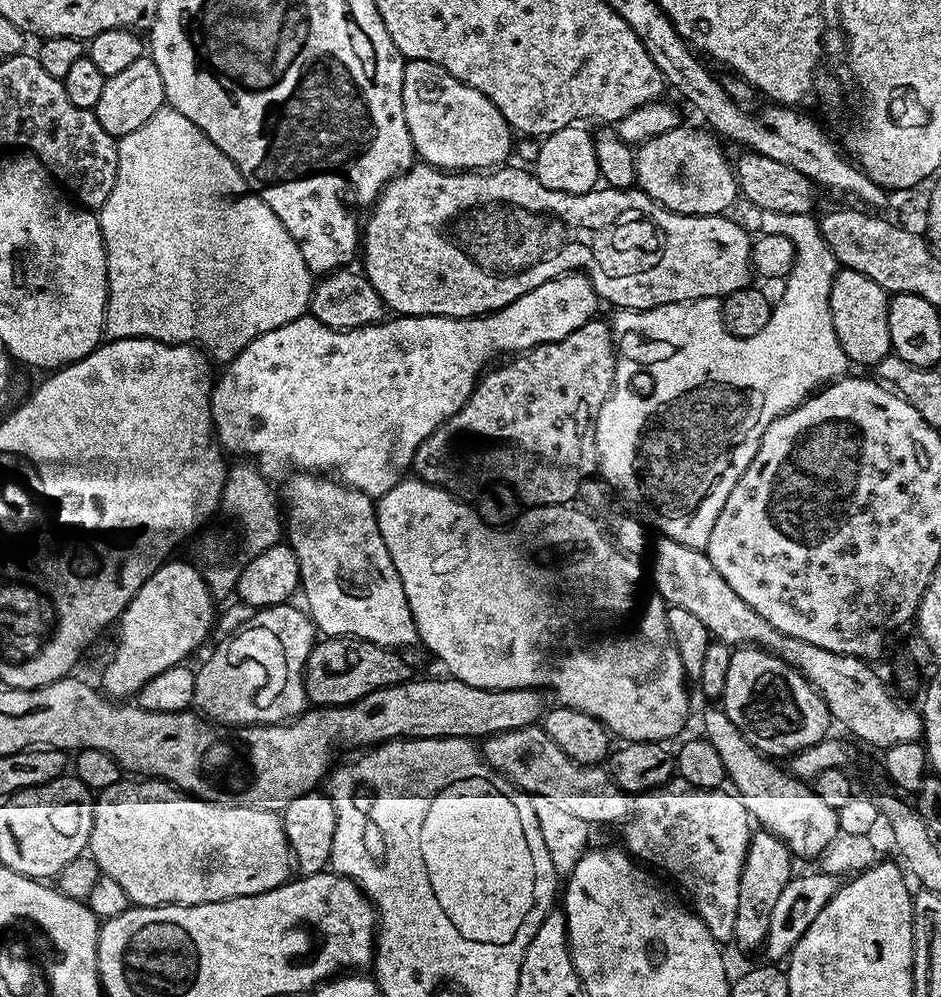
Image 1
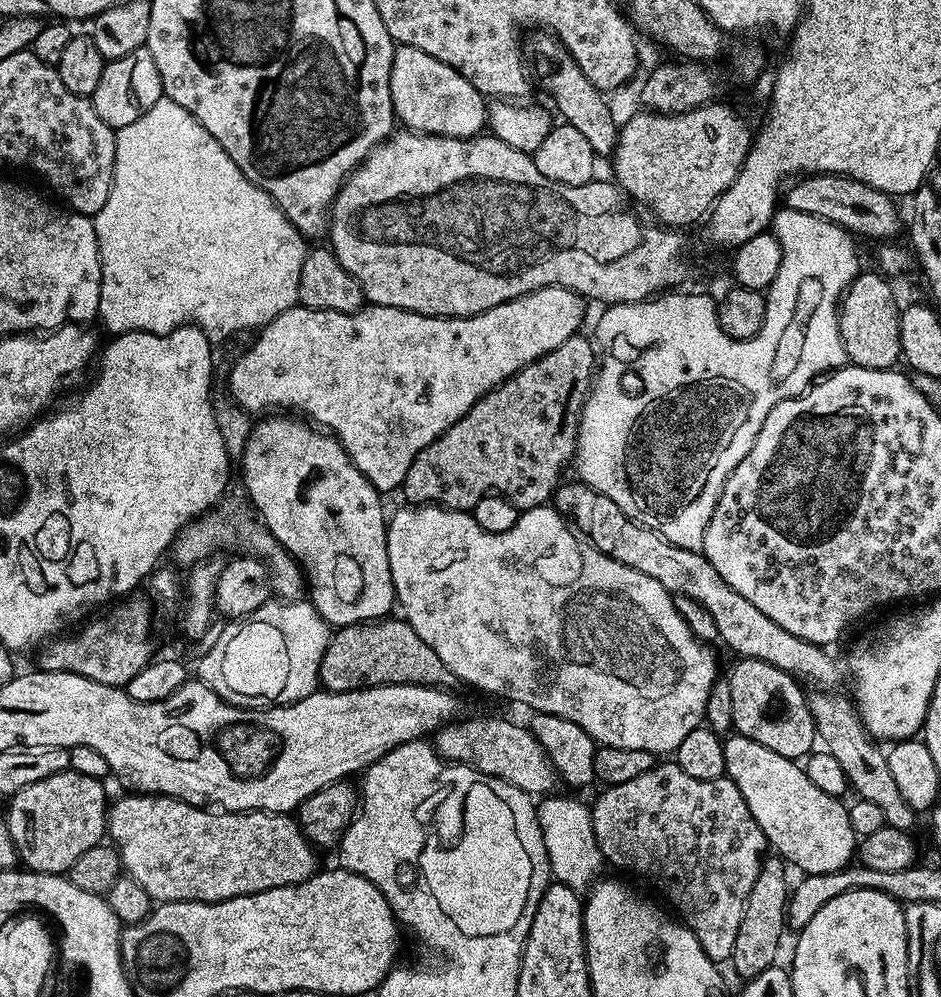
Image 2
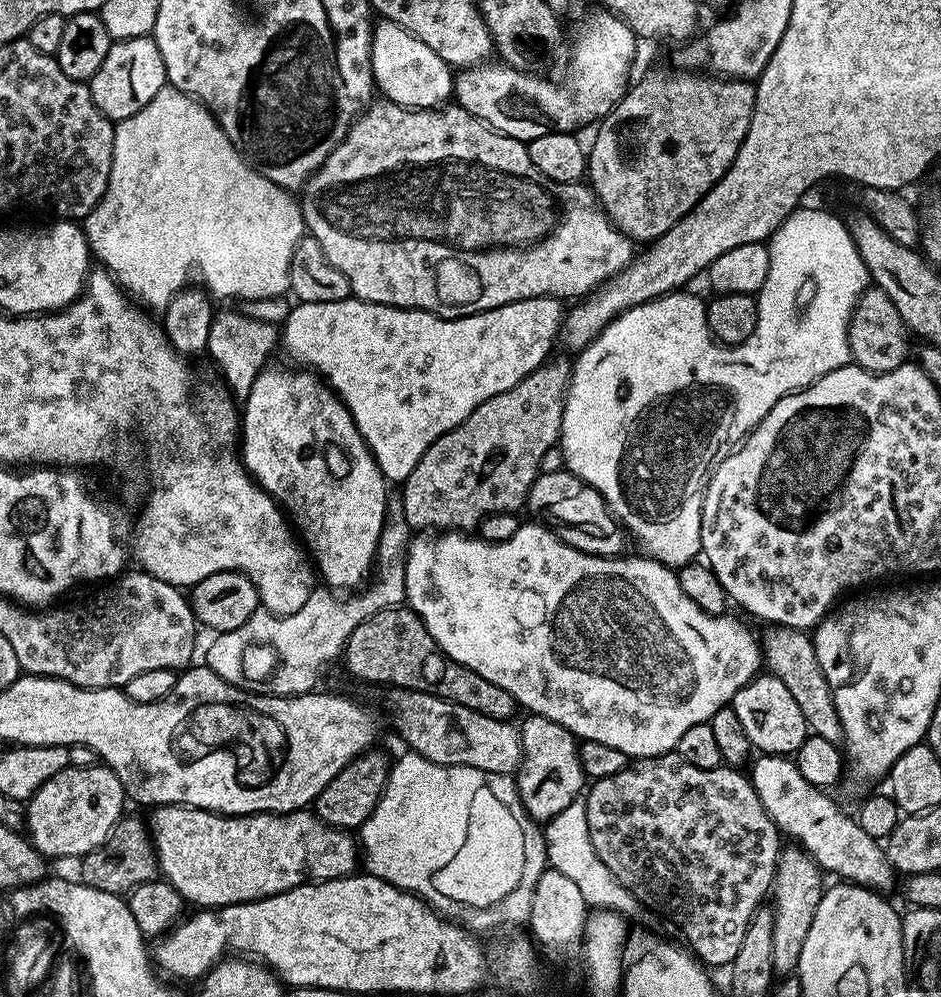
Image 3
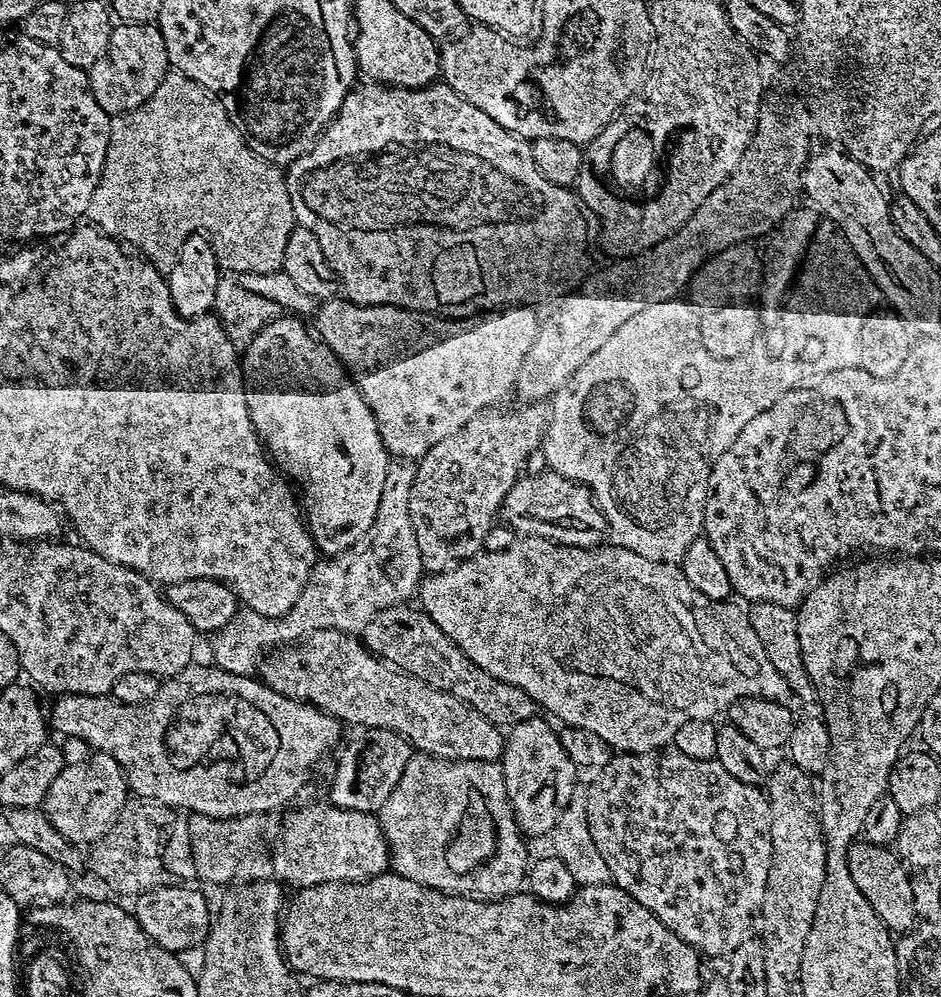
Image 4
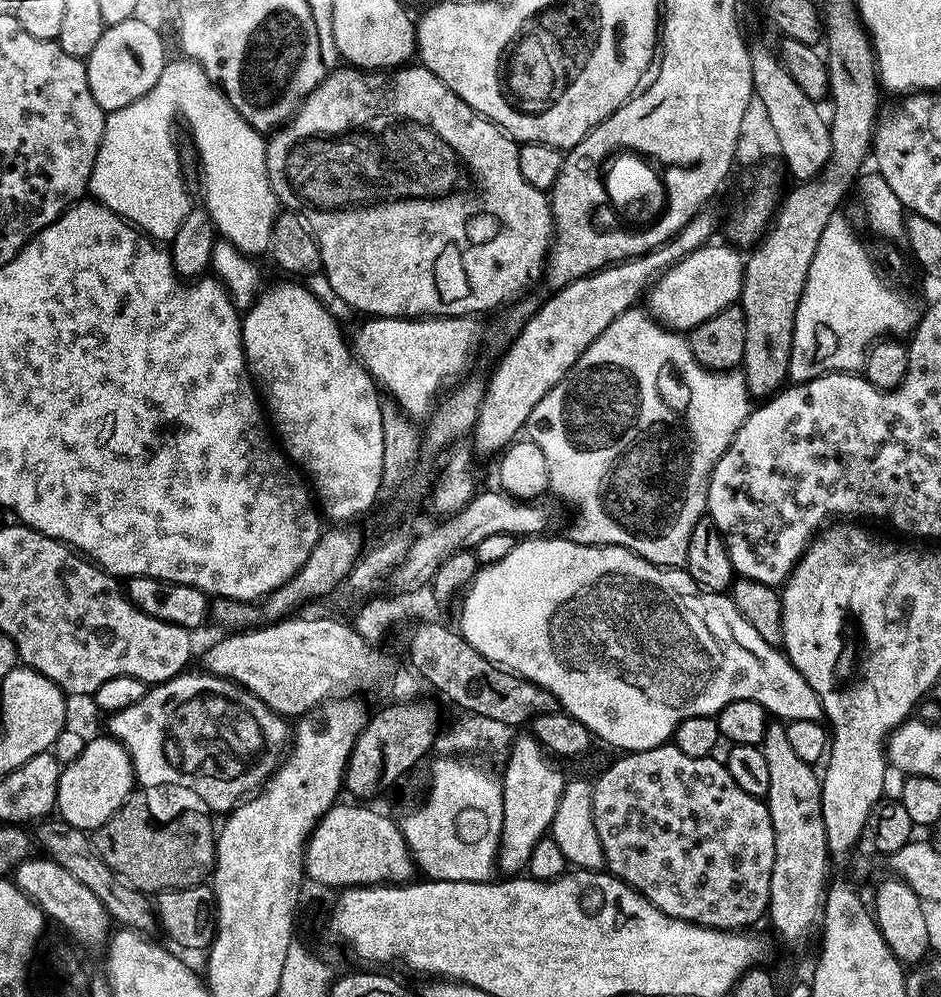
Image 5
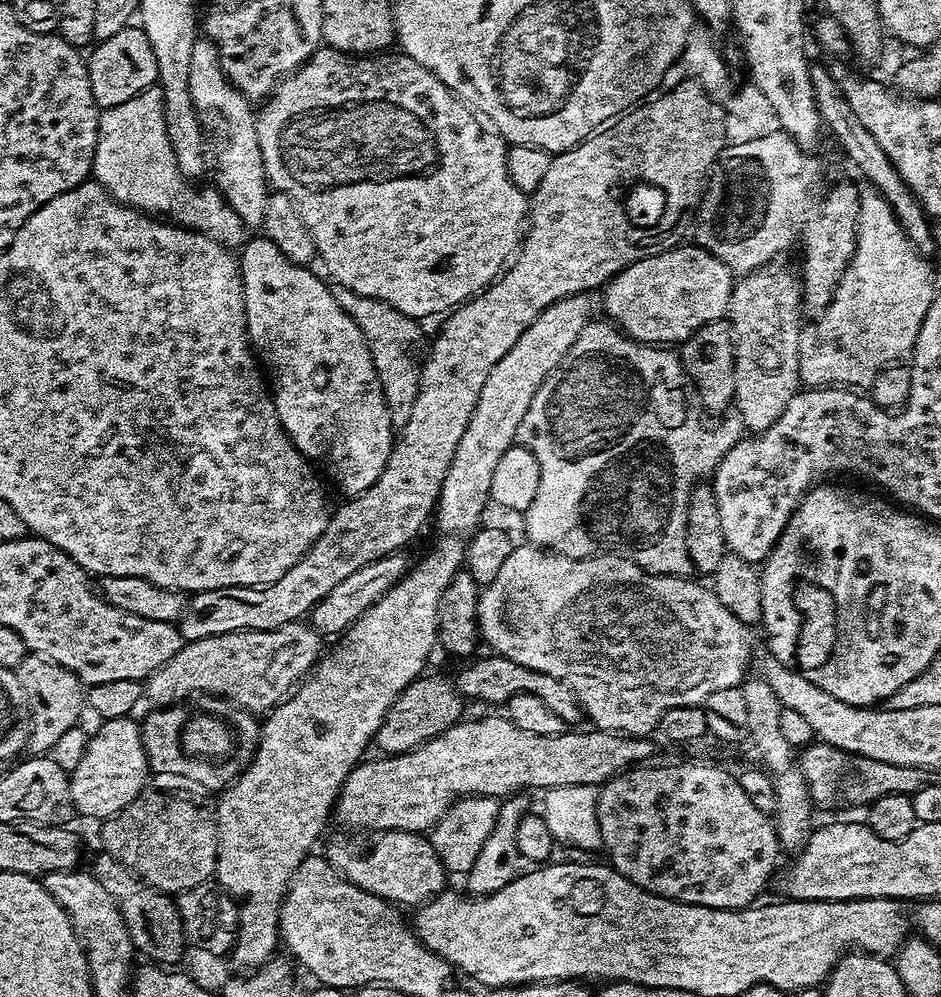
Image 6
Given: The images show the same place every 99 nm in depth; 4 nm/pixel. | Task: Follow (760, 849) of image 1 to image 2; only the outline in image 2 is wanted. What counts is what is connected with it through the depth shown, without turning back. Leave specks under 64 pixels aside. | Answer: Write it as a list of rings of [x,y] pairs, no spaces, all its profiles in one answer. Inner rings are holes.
[[[772,854],[765,859],[758,870],[758,878],[754,878],[754,886],[750,889],[750,898],[746,898],[746,910],[742,914],[742,926],[738,926],[738,938],[734,938],[734,950],[730,967],[740,975],[741,981],[762,974],[762,970],[773,967],[777,963],[776,955],[780,952],[780,939],[786,933],[786,917],[788,915],[788,897],[790,880],[785,861]]]

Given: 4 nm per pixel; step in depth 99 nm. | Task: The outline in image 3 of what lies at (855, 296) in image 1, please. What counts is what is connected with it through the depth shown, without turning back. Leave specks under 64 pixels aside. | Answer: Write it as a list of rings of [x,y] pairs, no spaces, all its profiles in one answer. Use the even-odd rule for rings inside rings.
[[[869,286],[860,296],[860,301],[848,322],[848,345],[852,351],[855,367],[865,368],[867,372],[877,374],[898,370],[910,360],[908,339],[910,339],[908,325],[904,323],[902,314],[898,314],[894,302],[890,302],[886,290]]]

